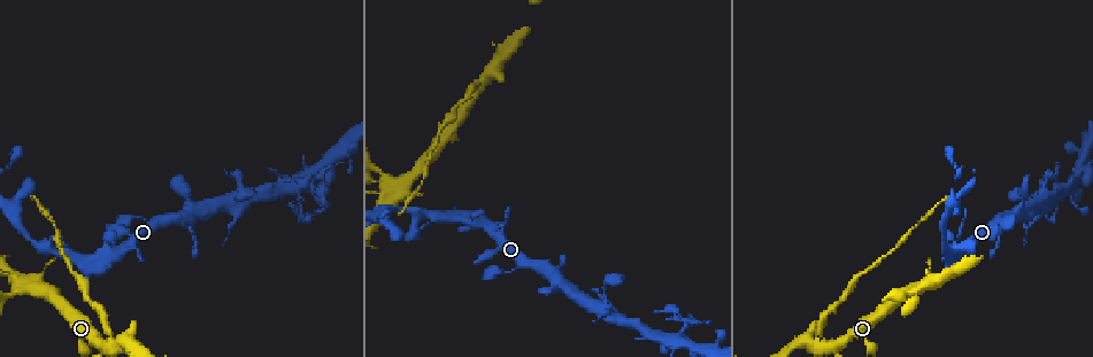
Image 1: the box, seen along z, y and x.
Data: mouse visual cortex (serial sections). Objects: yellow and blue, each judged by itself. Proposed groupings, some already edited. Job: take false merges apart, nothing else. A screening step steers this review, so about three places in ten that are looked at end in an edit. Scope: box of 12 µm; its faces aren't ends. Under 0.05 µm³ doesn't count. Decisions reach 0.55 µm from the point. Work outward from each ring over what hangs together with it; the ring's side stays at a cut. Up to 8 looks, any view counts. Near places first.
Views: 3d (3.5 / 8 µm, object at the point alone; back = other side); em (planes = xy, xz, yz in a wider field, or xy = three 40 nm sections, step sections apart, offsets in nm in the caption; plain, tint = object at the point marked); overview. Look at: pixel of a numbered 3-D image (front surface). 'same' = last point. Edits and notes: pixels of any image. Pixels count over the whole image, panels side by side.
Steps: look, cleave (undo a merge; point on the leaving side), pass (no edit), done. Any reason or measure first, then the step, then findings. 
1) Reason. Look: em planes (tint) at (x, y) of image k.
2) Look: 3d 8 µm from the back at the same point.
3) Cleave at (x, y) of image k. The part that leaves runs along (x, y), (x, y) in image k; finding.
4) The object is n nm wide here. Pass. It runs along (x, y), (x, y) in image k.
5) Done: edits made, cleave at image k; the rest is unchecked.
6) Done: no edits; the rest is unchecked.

Thin neck. Look: 3d 8 µm at (26, 289) of image 1.

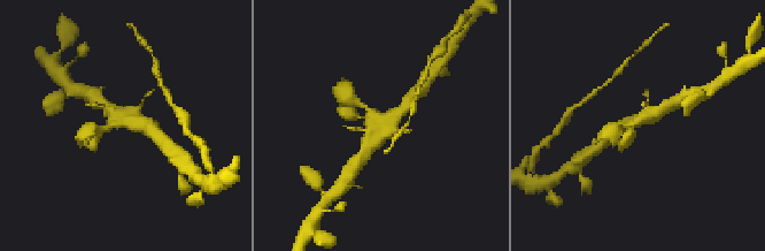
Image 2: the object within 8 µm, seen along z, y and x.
Look: 3d 3.5 µm at (378, 121) of image 2.

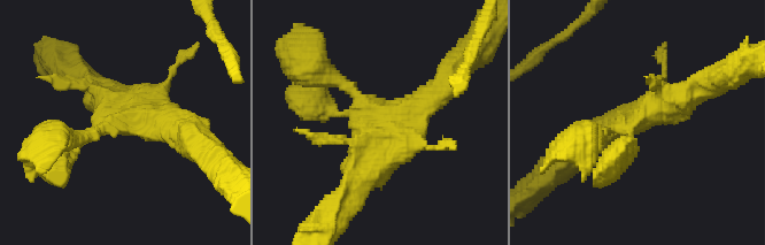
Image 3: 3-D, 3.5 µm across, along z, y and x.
Now the EM. Look: em xy step 3 (tint) at (383, 121) of image 3.

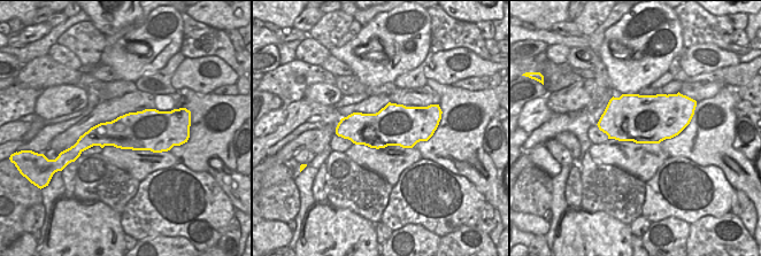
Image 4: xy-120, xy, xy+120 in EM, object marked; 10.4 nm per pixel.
The object is 440 nm wide here. Pass. It runs along (446, 84), (400, 122), (322, 71) in image 3; continuous, no second cell.

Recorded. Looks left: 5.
Arms part here. Look: 3d 3.5 µm at (470, 219) of image 1.

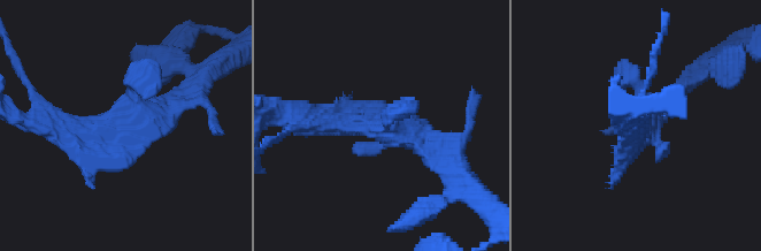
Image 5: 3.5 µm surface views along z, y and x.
Pass. It runs along (438, 154), (400, 131), (305, 116) in image 5; all the same cell.

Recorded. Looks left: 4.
Four or more arms meet. Look: 3d 3.5 µm at (1077, 183) of image 1.

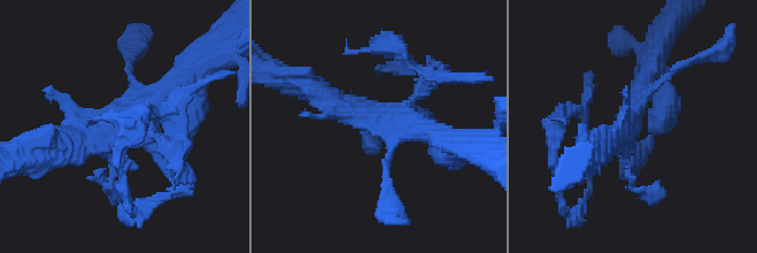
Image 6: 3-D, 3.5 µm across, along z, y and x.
Look: em planes (tint) at (391, 118) of image 6.

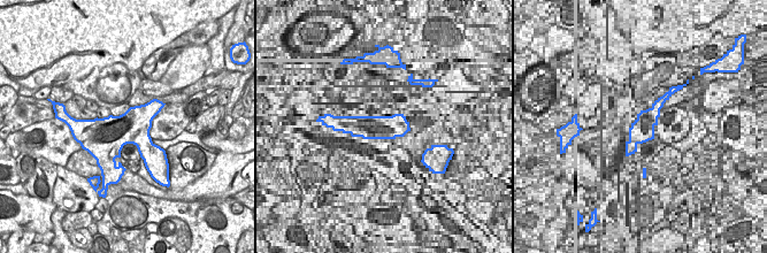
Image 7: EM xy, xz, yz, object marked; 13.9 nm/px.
Cleave at (421, 69) of image 6. The part that leaves runs along (418, 94), (435, 74), (389, 45) in image 6; two cells meet here.

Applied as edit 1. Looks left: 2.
Done: edits made, cleave at image 6; the rest is unchecked.

